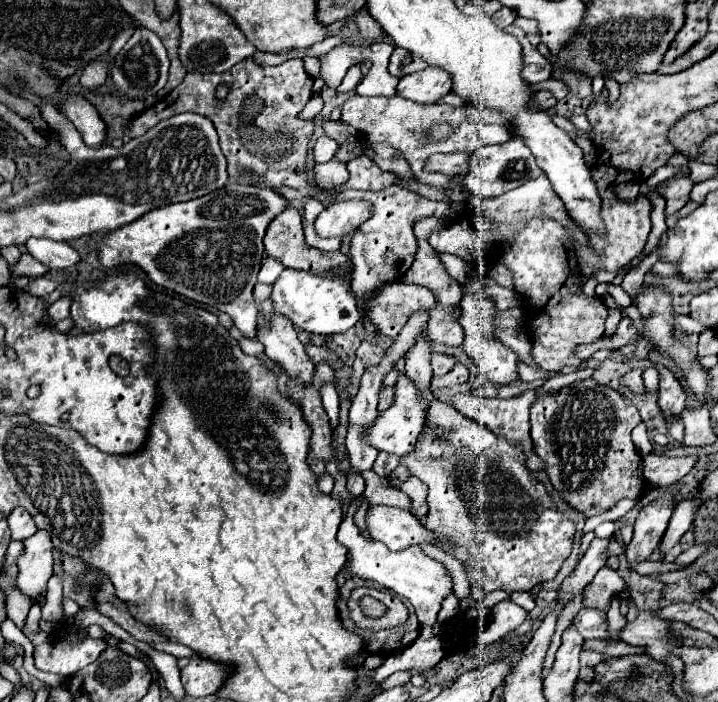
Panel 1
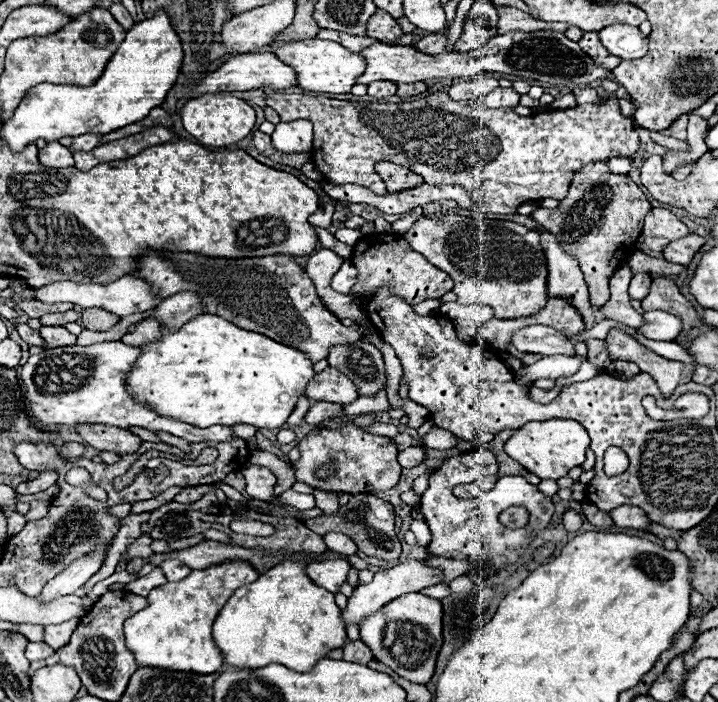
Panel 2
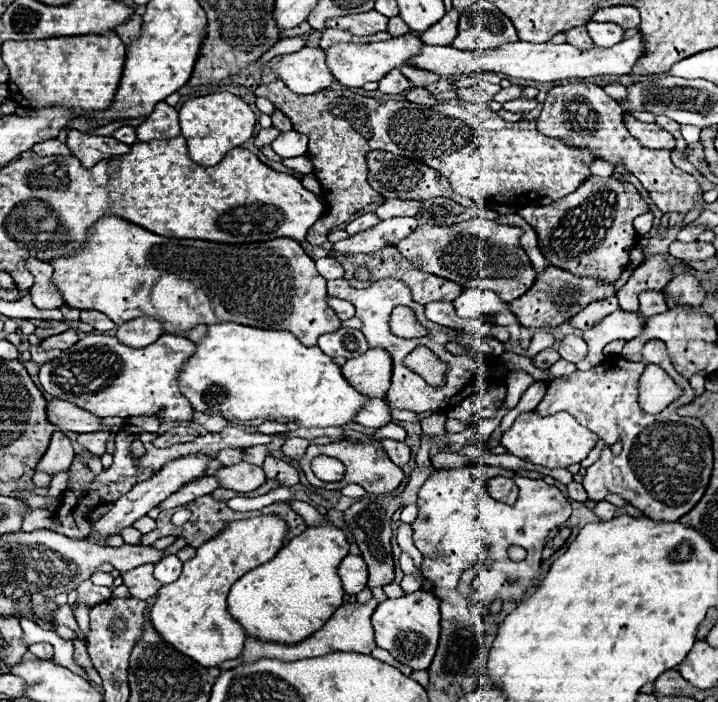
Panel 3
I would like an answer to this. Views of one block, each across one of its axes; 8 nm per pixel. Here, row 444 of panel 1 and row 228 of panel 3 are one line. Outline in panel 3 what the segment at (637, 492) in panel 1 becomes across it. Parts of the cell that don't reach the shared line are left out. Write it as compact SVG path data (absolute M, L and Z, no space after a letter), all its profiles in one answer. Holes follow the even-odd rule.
M590 176L576 192L572 192L570 196L564 196L562 200L550 204L550 206L526 206L520 208L518 214L536 230L538 234L538 242L542 248L542 254L550 260L552 266L562 268L574 276L580 278L598 278L606 284L614 282L620 278L620 274L624 272L624 268L630 262L630 248L640 240L636 230L634 230L634 218L640 214L646 214L650 210L650 206L642 200L640 192L630 184L630 182L622 182L616 178L600 178L600 176Z

